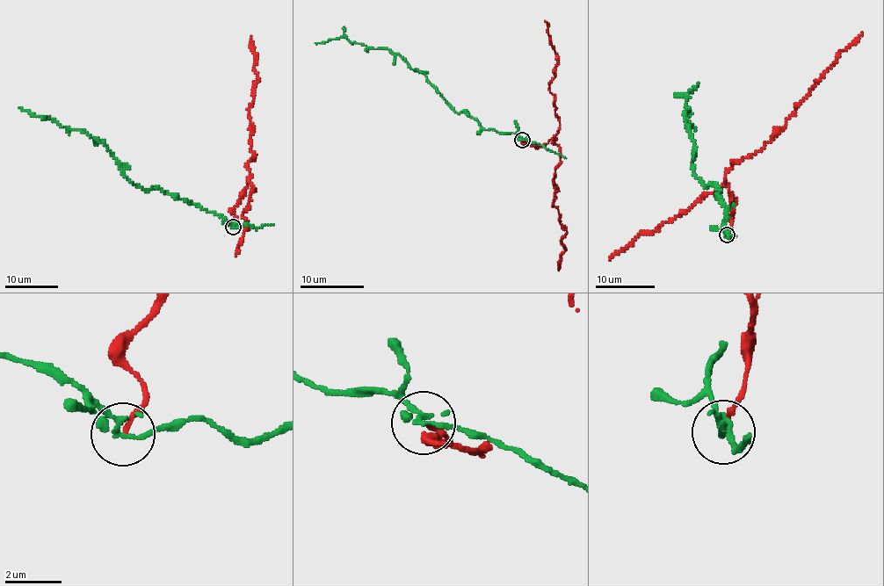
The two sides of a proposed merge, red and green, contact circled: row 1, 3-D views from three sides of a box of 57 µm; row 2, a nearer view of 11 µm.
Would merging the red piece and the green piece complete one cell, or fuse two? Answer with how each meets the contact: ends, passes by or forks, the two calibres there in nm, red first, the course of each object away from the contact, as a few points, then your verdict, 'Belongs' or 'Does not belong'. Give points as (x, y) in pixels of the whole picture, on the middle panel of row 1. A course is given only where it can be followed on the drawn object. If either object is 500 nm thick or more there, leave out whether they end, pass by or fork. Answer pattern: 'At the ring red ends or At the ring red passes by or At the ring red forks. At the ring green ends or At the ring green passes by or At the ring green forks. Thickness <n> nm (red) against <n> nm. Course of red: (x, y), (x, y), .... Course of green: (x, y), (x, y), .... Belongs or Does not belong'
At the ring red ends. At the ring green forks. Thickness 150 nm (red) against 170 nm. Course of red: (522, 140), (532, 146), (555, 139), (561, 148), (554, 206), (567, 231), (558, 271). Course of green: (522, 140), (515, 133), (484, 130), (464, 111), (456, 112), (423, 72), (399, 54), (345, 38), (315, 43). Does not belong

